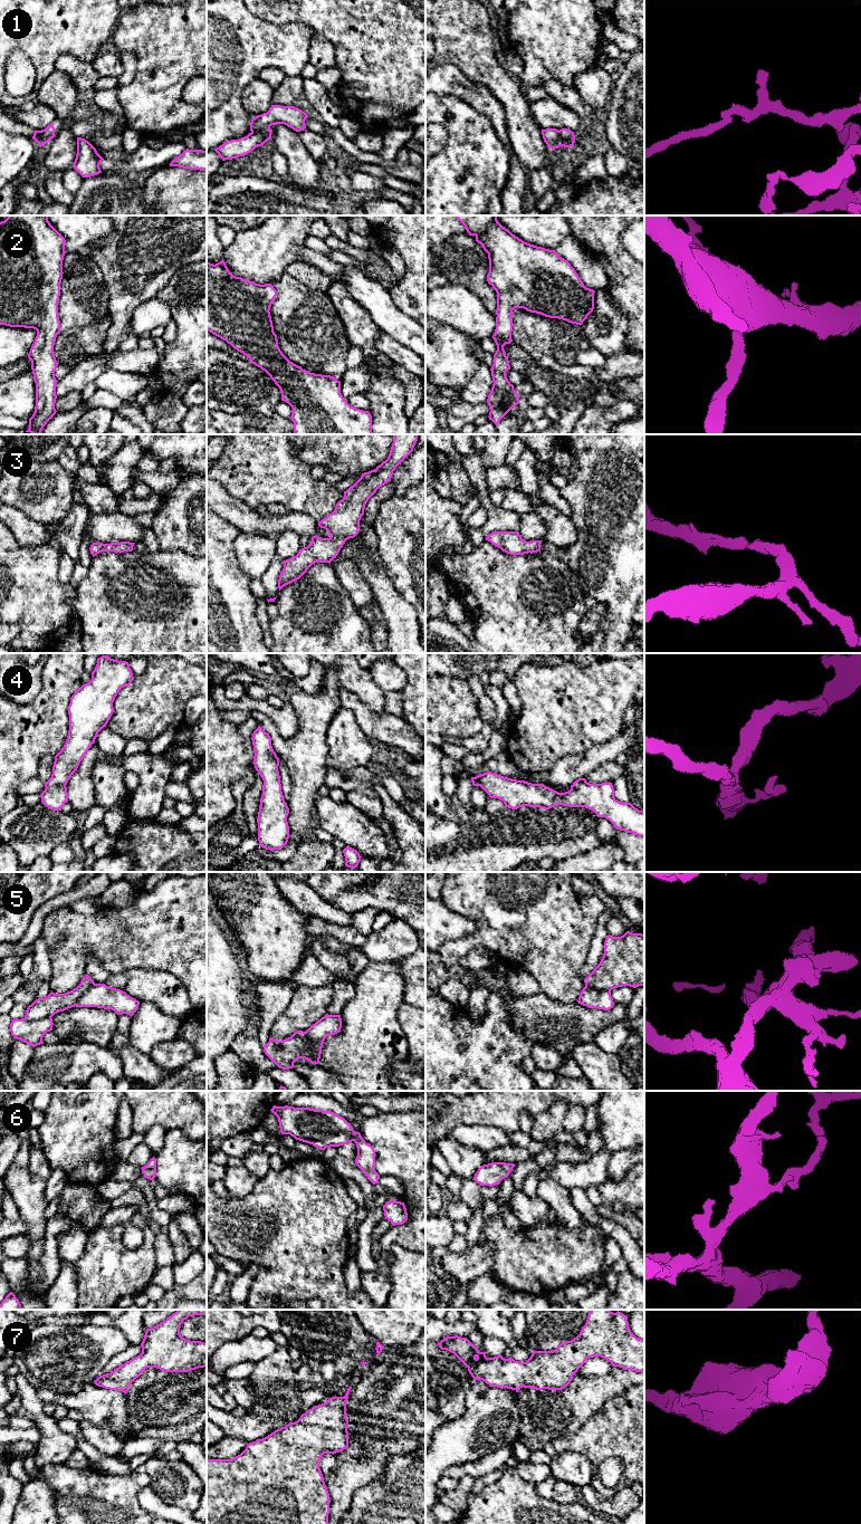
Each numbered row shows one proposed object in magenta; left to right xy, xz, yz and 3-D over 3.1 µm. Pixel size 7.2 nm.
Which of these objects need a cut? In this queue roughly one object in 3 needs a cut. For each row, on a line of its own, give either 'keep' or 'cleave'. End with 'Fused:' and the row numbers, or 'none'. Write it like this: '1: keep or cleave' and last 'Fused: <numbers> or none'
1: cleave
2: keep
3: keep
4: keep
5: cleave
6: keep
7: keep
Fused: 1, 5

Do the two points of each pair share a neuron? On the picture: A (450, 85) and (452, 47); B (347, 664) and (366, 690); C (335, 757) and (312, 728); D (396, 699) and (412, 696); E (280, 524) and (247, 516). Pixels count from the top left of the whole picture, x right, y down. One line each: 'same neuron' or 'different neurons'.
A: different neurons
B: same neuron
C: different neurons
D: different neurons
E: same neuron

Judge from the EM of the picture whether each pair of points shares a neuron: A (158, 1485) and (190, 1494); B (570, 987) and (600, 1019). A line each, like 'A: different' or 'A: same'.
A: same
B: different

